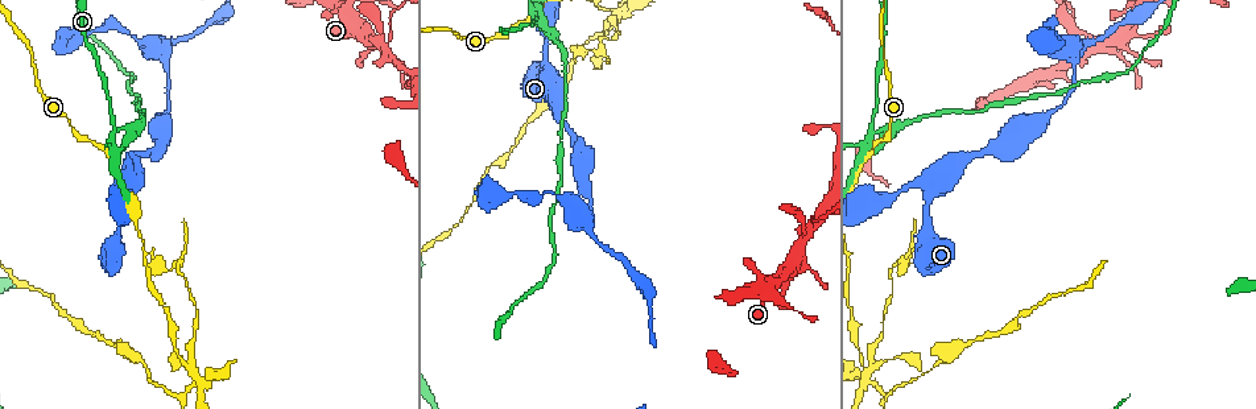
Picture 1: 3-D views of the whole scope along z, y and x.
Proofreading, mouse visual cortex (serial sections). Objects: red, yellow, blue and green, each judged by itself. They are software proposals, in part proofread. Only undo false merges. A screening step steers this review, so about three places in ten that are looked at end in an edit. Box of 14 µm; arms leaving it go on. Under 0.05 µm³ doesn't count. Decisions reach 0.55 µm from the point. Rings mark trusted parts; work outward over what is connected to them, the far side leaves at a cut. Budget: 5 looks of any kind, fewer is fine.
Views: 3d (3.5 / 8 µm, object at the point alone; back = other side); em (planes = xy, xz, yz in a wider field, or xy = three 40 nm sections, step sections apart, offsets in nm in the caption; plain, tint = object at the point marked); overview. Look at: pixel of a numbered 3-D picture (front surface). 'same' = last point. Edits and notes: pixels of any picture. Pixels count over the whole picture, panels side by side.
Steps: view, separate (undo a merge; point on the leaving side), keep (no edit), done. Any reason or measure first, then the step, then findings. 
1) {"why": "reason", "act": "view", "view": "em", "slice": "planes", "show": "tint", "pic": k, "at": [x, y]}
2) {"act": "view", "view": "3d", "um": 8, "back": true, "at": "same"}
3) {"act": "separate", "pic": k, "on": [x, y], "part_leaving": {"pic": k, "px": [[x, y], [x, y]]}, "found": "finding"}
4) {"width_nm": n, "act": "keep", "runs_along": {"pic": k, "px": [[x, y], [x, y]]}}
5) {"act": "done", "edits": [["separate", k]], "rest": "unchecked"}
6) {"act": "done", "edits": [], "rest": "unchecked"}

{"why": "two arms at a narrow angle", "act": "view", "view": "3d", "um": 3.5, "back": true, "pic": 1, "at": [621, 12]}

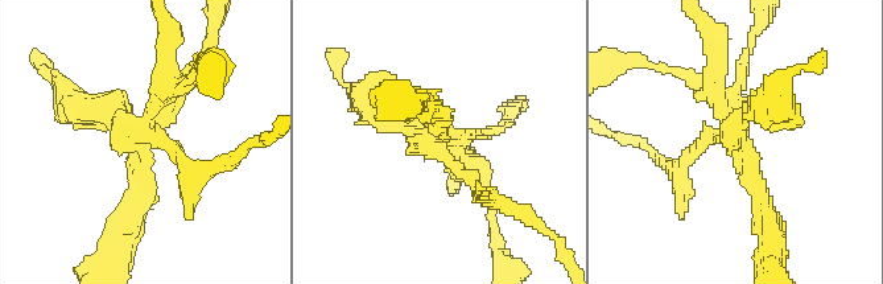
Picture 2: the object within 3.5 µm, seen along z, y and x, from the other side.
{"why": "now the EM", "act": "view", "view": "em", "slice": "xy", "step": 2, "show": "tint", "pic": 2, "at": [147, 121]}

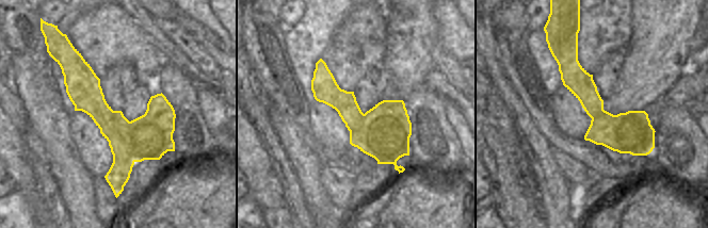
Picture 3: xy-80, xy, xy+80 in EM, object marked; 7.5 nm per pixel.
{"act": "separate", "pic": 2, "on": [169, 148], "part_leaving": {"pic": 2, "px": [[157, 111], [145, 136], [214, 168]]}, "found": "two cells meet here"}

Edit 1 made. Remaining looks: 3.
{"why": "three-way junction", "act": "view", "view": "3d", "um": 8, "pic": 1, "at": [810, 226]}

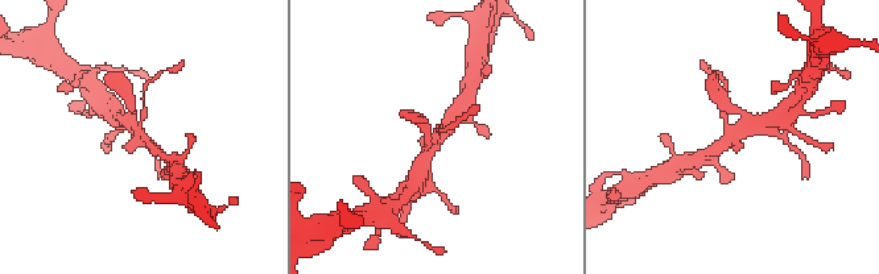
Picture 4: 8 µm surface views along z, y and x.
{"why": "shape alone is not enough", "act": "view", "view": "em", "slice": "planes", "show": "tint", "pic": 4, "at": [140, 132]}

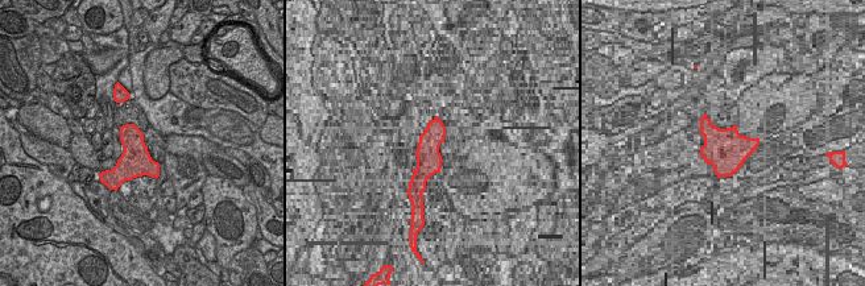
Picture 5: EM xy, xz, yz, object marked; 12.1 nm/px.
{"act": "keep", "runs_along": {"pic": 4, "px": [[762, 121], [729, 129], [723, 96]]}, "found": "continuous, no second cell"}

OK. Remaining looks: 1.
{"act": "done", "edits": [["separate", 2]], "rest": "unchecked"}

